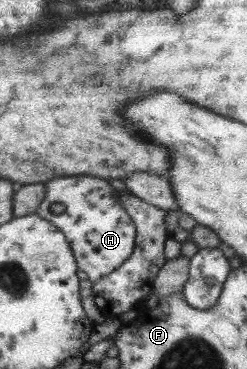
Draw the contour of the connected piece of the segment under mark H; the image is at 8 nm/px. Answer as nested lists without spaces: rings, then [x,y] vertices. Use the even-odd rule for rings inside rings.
[[[88,175],[52,179],[46,185],[46,199],[38,207],[37,213],[42,219],[53,223],[65,235],[66,241],[74,254],[77,266],[87,273],[88,280],[93,284],[100,281],[106,274],[112,273],[117,267],[120,267],[124,263],[124,260],[128,259],[134,251],[136,237],[135,225],[128,212],[119,202],[117,191],[112,189],[110,183],[106,183],[104,179],[88,177]],[[54,203],[62,203],[64,205],[64,212],[58,213],[58,215],[53,213],[50,207]]]

